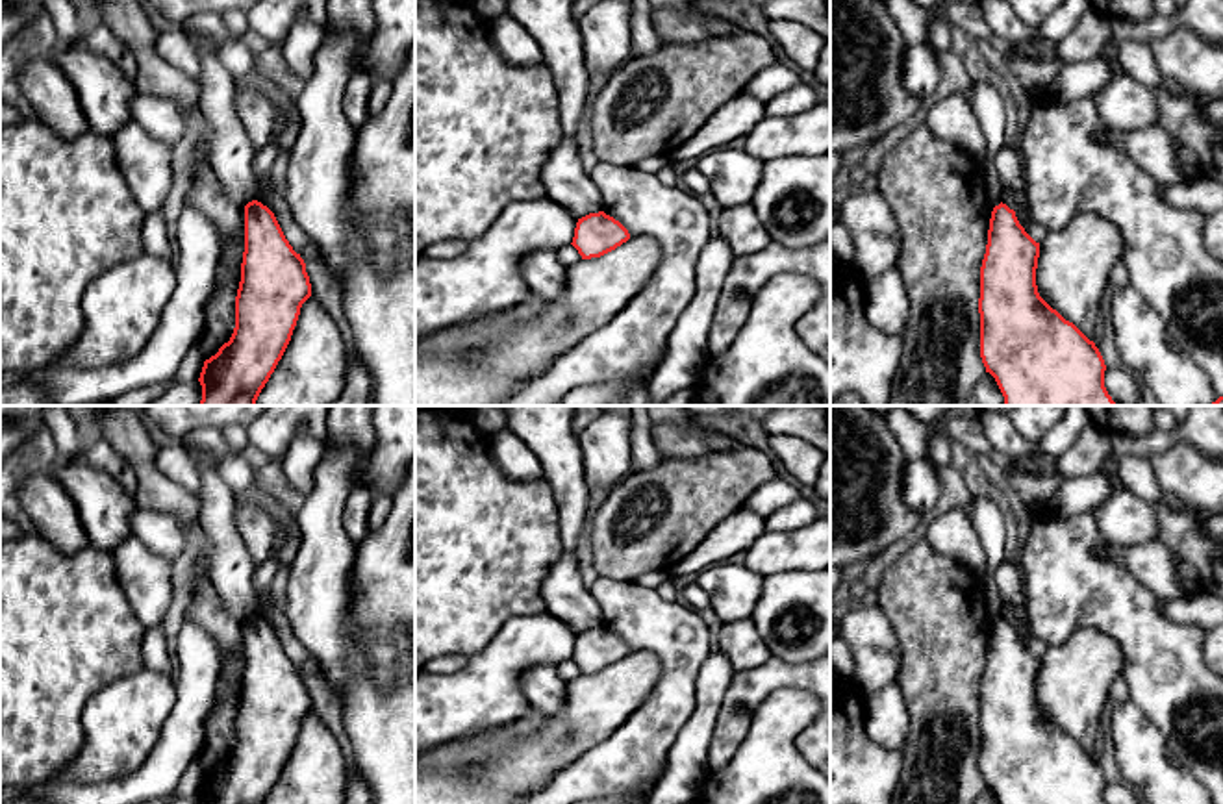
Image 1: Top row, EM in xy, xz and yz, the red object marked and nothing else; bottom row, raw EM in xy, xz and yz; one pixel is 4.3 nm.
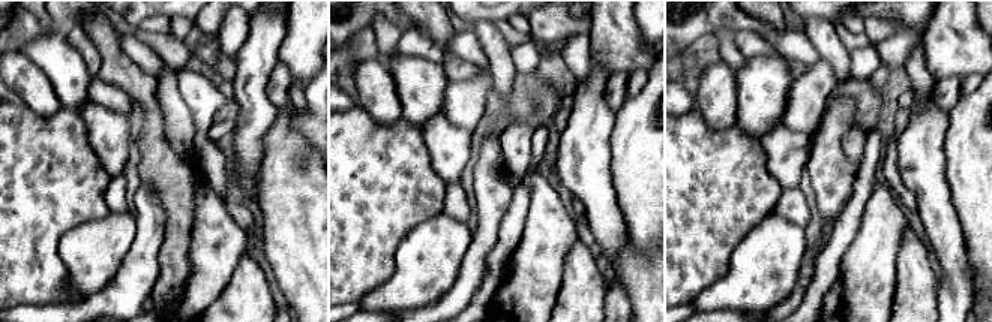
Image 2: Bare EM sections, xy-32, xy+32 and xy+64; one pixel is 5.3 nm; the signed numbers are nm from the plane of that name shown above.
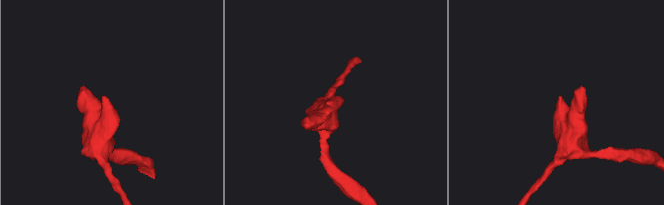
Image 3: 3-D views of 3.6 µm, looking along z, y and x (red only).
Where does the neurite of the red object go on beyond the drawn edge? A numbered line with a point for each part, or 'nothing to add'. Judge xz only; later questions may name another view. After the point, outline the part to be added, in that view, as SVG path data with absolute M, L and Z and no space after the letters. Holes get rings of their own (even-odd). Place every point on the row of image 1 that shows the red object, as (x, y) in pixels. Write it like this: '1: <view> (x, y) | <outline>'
nothing to add

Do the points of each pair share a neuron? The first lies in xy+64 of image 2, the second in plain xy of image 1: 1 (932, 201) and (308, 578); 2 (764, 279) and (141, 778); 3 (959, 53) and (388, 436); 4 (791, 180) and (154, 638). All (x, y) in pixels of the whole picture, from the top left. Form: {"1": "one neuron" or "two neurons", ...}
{"1": "one neuron", "2": "two neurons", "3": "two neurons", "4": "two neurons"}

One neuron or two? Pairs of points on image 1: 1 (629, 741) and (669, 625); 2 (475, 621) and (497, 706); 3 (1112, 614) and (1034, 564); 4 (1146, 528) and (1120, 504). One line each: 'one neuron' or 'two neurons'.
1: one neuron
2: two neurons
3: one neuron
4: one neuron

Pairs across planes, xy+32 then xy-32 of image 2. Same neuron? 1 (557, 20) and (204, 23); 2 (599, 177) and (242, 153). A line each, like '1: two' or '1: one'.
1: one
2: one

